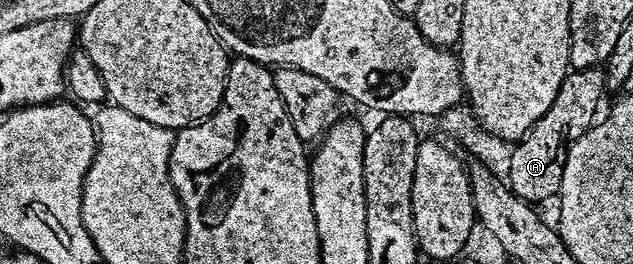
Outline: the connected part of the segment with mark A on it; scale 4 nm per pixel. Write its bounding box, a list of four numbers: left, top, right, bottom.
[506,67,606,206]

